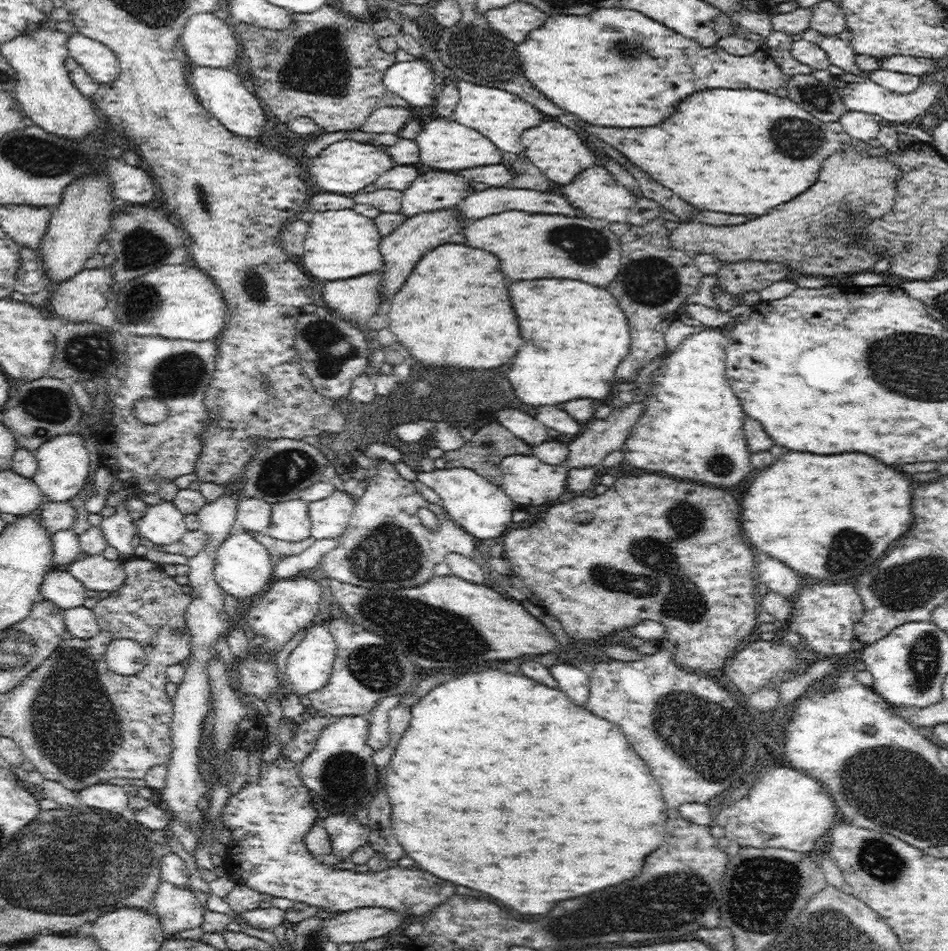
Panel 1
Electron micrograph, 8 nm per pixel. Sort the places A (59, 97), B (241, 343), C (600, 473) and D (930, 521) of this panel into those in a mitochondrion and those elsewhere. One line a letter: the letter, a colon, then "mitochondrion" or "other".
A: other
B: other
C: other
D: other

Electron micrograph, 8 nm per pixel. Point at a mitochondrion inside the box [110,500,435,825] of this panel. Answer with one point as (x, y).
(389, 554)

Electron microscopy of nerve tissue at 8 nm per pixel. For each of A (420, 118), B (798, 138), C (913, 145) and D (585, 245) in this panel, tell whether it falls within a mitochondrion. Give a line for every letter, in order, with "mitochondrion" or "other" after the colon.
A: other
B: mitochondrion
C: other
D: mitochondrion

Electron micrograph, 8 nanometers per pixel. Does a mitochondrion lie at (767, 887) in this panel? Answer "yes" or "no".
yes

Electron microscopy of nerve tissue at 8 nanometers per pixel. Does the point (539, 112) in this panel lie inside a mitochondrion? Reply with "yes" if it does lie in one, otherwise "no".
no

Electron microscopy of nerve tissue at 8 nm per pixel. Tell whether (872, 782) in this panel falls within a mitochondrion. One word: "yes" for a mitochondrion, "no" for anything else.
yes

